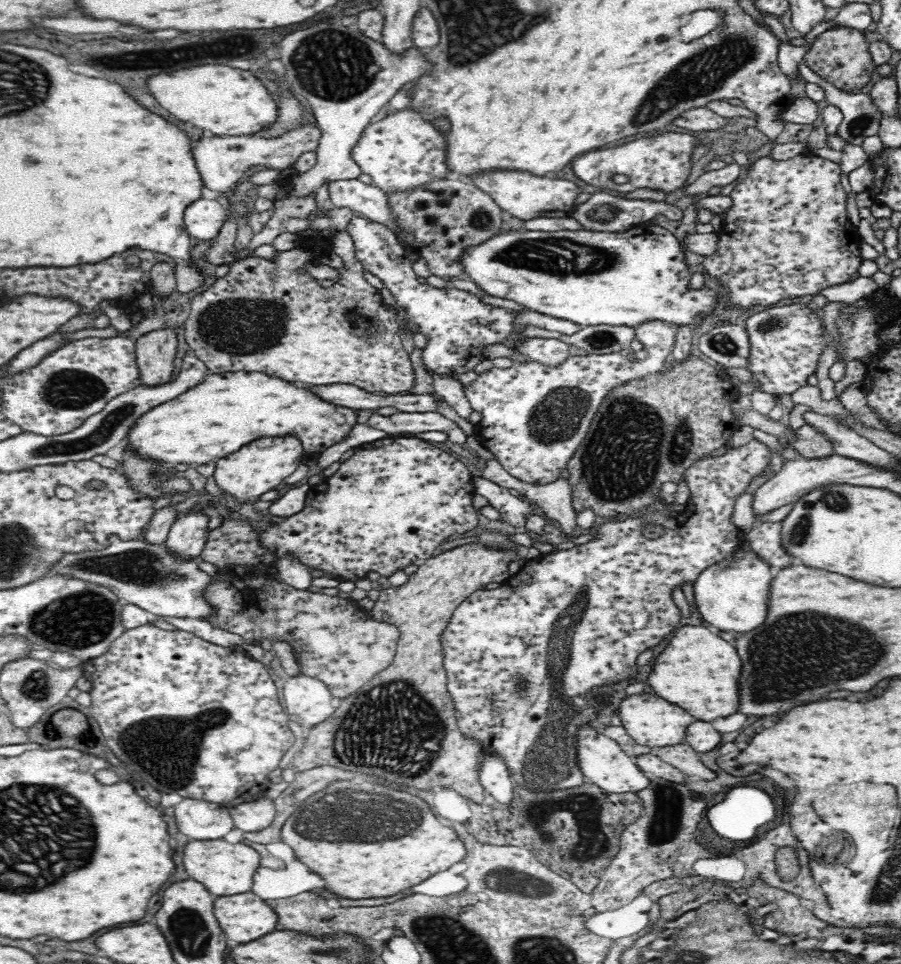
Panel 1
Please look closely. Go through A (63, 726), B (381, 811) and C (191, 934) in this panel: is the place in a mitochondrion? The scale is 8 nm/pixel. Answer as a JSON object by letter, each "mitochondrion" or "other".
{"A":"mitochondrion","B":"mitochondrion","C":"mitochondrion"}

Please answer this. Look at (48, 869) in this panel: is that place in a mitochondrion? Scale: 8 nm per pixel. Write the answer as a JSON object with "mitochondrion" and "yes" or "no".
{"mitochondrion":"yes"}

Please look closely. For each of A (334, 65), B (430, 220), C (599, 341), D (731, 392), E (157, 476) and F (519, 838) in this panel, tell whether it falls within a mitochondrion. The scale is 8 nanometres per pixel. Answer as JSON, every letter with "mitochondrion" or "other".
{"A":"mitochondrion","B":"other","C":"mitochondrion","D":"other","E":"mitochondrion","F":"other"}

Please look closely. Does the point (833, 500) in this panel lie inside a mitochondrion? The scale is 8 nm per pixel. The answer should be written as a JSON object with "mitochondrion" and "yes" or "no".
{"mitochondrion":"yes"}

